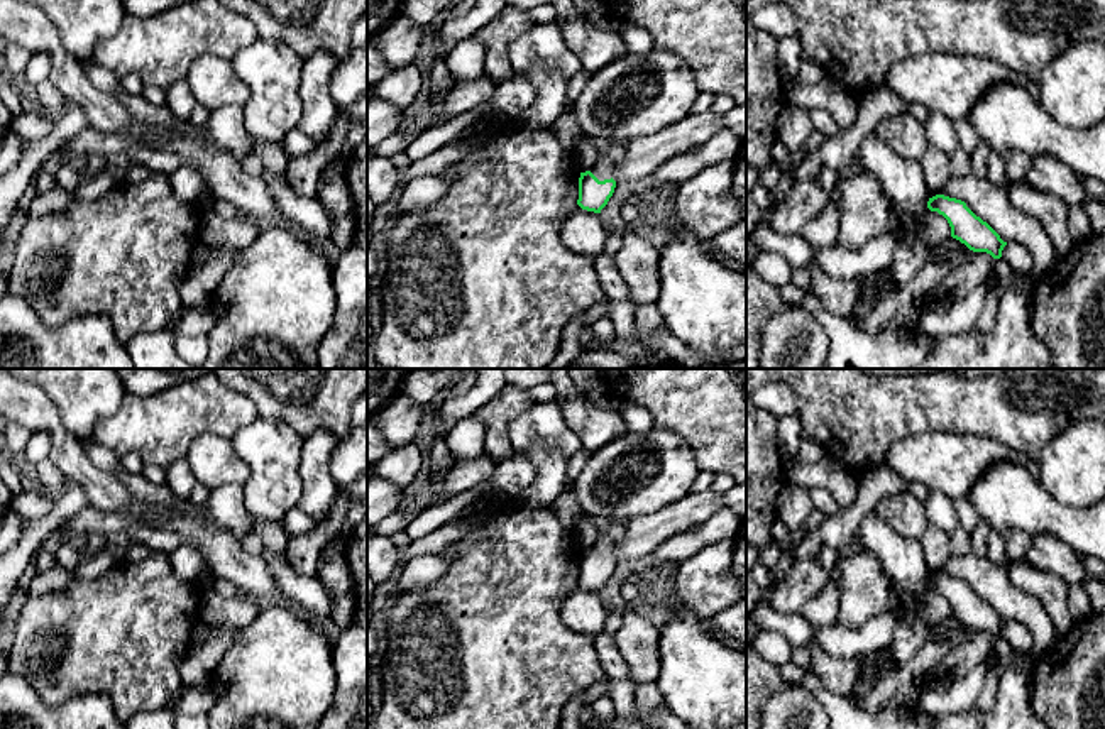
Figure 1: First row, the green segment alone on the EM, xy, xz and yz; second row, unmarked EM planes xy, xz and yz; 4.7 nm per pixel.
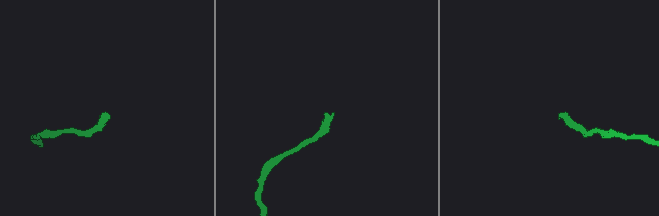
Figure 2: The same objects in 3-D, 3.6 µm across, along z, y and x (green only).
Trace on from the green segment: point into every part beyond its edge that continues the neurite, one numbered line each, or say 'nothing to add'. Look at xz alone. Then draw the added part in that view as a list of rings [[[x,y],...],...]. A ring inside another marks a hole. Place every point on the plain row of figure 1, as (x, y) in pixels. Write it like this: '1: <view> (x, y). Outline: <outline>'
1: xz (603, 548). Outline: [[[589,516],[591,518],[591,516]],[[591,518],[596,526],[597,526],[597,540],[591,551],[599,558],[611,558],[613,556],[613,545],[614,541],[607,534],[609,526],[614,523],[614,519],[606,519],[606,518]]]

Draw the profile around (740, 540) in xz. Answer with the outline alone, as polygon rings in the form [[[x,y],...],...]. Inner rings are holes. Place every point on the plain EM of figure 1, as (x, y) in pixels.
[[[746,519],[734,536],[733,572],[739,580],[741,597],[746,599]]]

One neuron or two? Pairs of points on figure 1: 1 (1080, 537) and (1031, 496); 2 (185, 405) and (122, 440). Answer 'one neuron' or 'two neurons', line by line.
1: one neuron
2: one neuron

